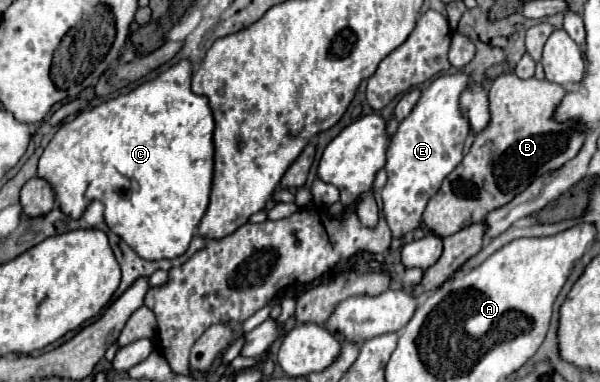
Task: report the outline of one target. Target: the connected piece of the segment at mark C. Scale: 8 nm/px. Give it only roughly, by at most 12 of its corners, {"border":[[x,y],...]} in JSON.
{"border":[[191,61],[59,127],[37,175],[139,257],[183,255],[215,121]]}

